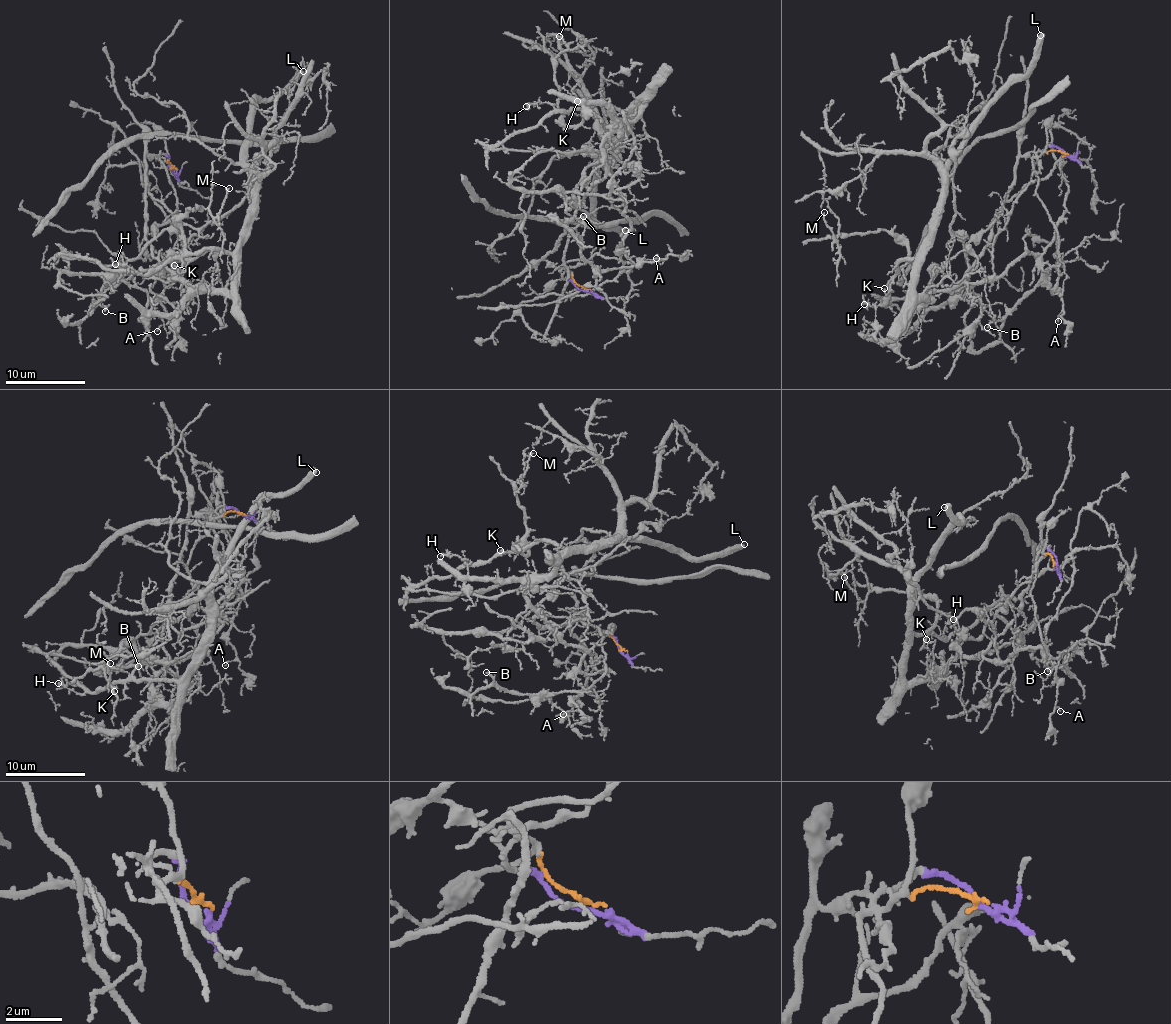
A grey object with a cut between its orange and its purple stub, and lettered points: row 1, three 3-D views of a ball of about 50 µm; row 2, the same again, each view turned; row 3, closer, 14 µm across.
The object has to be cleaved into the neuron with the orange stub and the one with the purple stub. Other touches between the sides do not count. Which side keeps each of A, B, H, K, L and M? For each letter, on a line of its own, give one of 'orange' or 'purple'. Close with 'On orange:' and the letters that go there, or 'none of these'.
A: orange
B: orange
H: purple
K: purple
L: purple
M: purple
On orange: A, B

